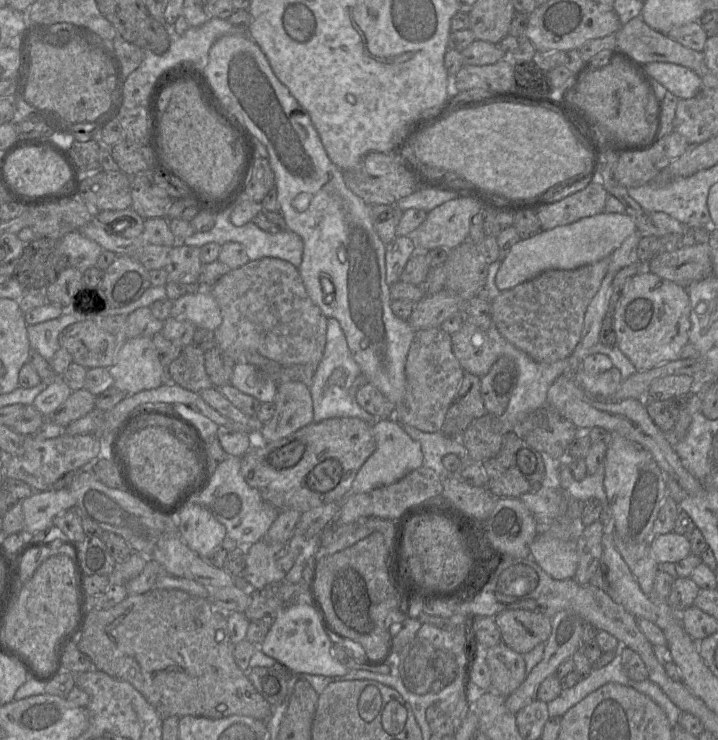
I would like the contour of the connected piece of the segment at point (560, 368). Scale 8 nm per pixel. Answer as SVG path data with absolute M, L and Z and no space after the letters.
M493 321L487 333L499 347L499 356L511 358L518 368L516 386L510 397L507 409L502 417L507 427L510 428L510 425L514 425L519 421L519 419L546 405L548 390L556 378L568 370L569 359L565 358L553 363L537 362L508 342L499 333Z

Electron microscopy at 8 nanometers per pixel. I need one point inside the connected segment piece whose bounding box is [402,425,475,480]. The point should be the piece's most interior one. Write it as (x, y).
(434, 446)

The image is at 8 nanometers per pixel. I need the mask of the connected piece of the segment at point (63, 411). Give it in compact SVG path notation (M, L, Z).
M86 389L74 391L70 396L45 419L66 427L71 422L87 415L95 409L95 397Z

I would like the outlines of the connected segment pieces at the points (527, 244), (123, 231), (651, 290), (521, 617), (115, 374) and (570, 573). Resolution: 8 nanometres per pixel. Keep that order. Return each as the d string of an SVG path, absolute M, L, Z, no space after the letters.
M602 212L541 231L533 237L521 239L511 247L498 269L495 284L500 291L504 291L532 280L546 270L572 270L595 263L610 256L636 230L635 222L626 213Z
M132 207L95 212L95 219L104 225L109 232L125 238L140 236L143 232L145 221Z
M646 269L630 280L614 313L616 346L631 361L637 372L679 360L682 349L689 343L690 328L690 300L687 288L660 278Z
M505 610L494 616L502 642L524 655L538 644L545 643L550 634L552 618L529 610Z
M152 337L121 340L108 370L113 378L112 386L127 395L155 389L164 383Z
M540 528L540 534L530 546L530 557L532 557L533 560L537 563L537 565L554 580L573 579L576 574L578 567L578 555L576 551L575 540L562 541L554 537L545 536L544 534L541 533Z

